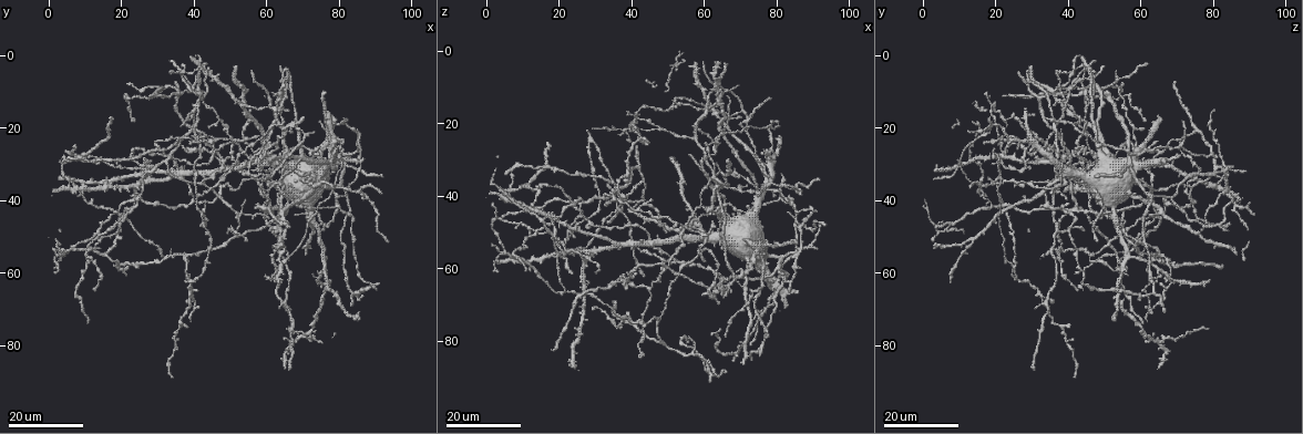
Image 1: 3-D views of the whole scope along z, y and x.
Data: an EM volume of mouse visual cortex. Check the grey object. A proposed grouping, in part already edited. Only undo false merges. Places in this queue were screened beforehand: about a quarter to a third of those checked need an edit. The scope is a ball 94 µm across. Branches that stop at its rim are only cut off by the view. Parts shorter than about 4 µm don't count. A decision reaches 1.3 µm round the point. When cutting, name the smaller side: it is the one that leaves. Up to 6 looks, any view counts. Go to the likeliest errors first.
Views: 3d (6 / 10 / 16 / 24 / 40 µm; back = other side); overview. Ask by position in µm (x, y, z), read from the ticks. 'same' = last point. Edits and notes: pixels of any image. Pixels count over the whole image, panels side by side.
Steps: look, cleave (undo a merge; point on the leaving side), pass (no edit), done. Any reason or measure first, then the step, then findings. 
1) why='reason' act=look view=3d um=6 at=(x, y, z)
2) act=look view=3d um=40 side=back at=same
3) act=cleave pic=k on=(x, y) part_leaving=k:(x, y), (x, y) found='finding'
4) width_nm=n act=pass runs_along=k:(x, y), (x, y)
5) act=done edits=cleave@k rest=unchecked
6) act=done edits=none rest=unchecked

why='three arms meet' act=look view=3d um=24 at=(59.5, 42.0, 18.5)

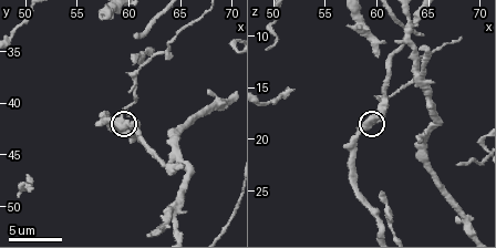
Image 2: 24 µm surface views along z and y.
act=look view=3d um=10 at=(59.4, 41.6, 18.8)

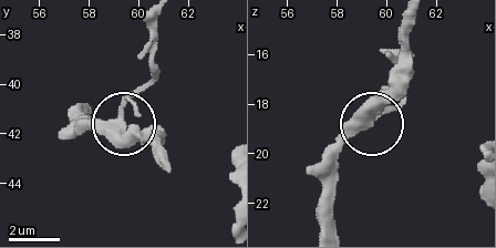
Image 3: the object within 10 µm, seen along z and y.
width_nm=380 act=pass runs_along=3:(333, 228), (333, 178), (342, 146), (407, 79) found='continuous, no second cell'

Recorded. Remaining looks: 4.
why='two arms in line, one across' act=look view=3d um=24 at=(40.0, 8.5, 52.0)

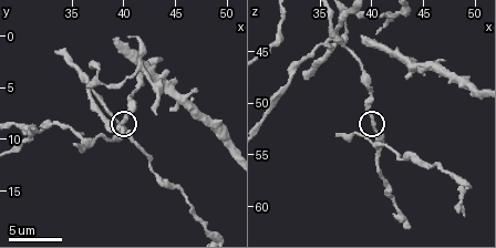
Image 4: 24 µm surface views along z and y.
act=look view=3d um=6 at=(40.2, 8.0, 52.0)

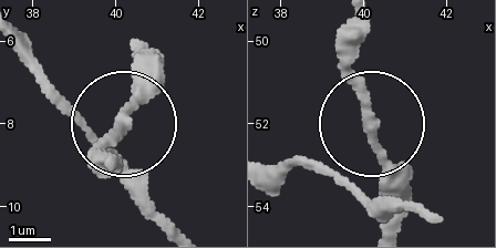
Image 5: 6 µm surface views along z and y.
width_nm=180 act=pass found='one cell here'

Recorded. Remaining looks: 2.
why='thin neck' act=look view=3d um=16 at=(34.5, 79.5, 40.0)

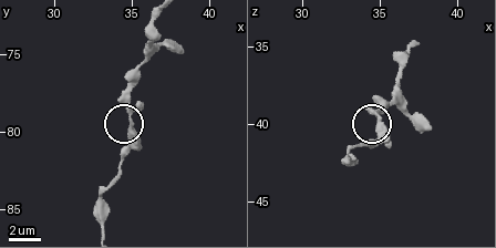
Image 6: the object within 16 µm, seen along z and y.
act=look view=3d um=10 at=(35.0, 79.4, 39.6)

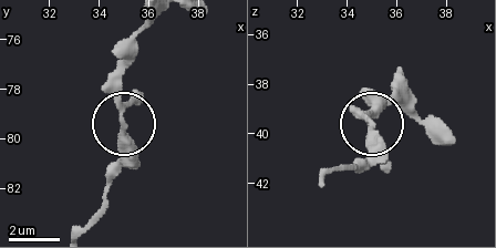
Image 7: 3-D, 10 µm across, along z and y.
arms=3 act=pass runs_along=7:(148, 21), (134, 40), (119, 84), (125, 128), (121, 165) found='continuous, no second cell'

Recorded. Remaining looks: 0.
act=done edits=none rest=unchecked

